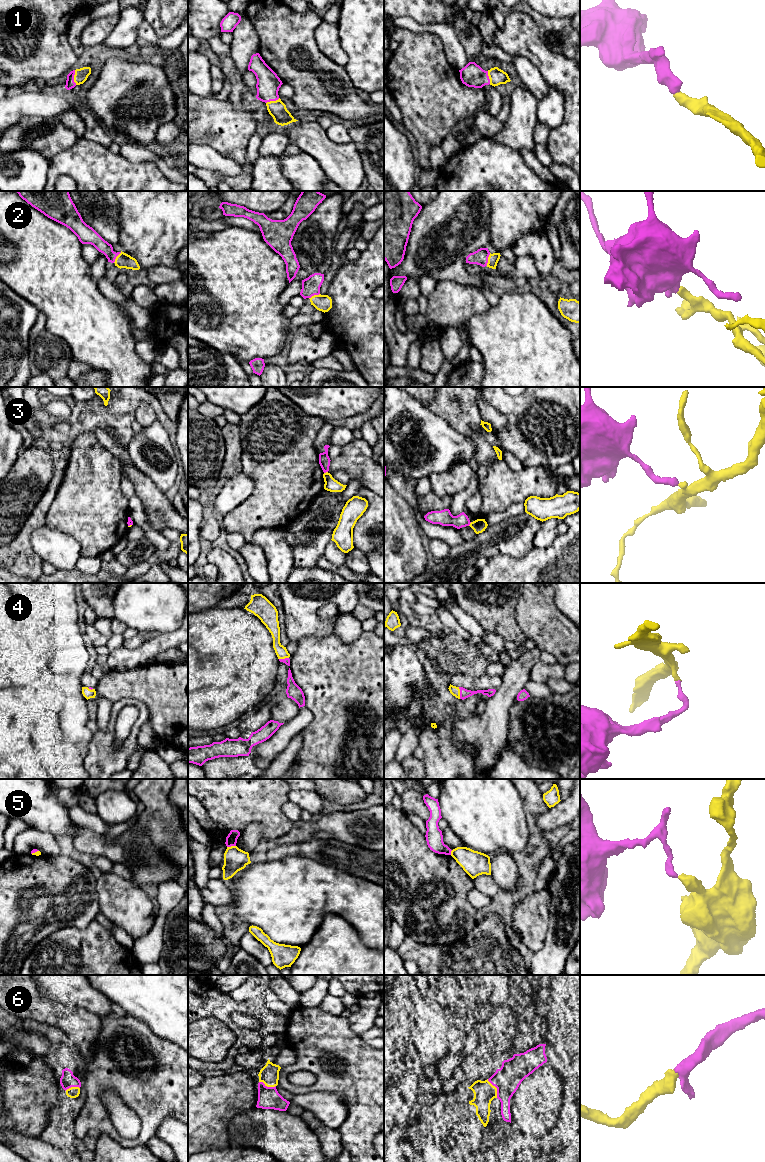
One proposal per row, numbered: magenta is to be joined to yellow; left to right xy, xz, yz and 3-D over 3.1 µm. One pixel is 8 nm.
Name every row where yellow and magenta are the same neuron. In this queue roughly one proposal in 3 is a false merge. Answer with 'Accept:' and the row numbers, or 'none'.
Accept: 1, 2, 4, 6

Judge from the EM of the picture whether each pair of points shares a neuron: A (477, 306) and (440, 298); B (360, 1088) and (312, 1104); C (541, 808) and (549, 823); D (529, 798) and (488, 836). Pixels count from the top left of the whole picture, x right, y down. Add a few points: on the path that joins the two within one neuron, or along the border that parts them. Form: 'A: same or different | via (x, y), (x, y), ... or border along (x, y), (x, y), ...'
A: same | via (468, 302), (449, 302)
B: different | border along (317, 1091), (338, 1092), (344, 1098), (348, 1115)
C: different | border along (549, 808), (538, 816)
D: different | border along (516, 789), (522, 801), (522, 807), (527, 813)

